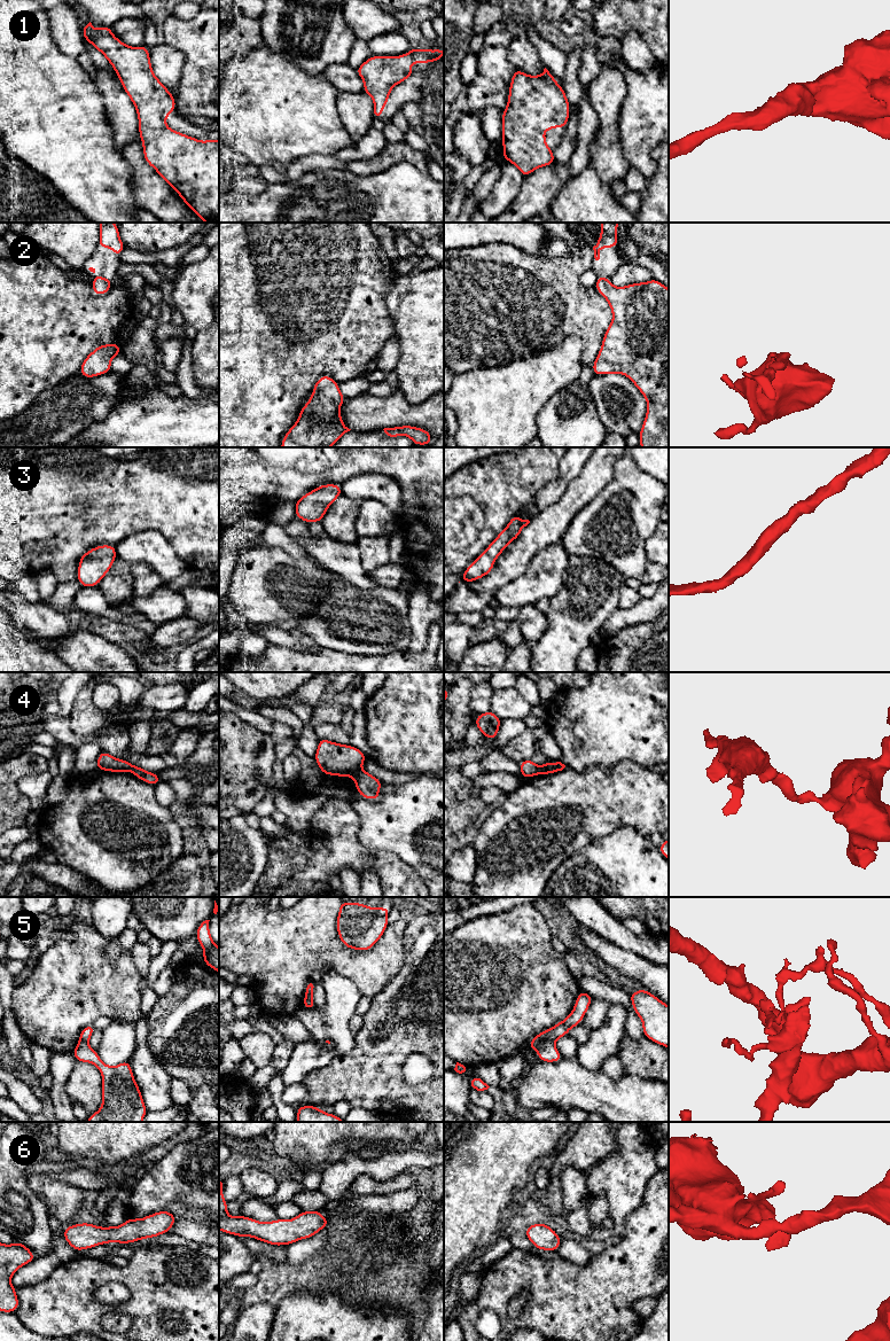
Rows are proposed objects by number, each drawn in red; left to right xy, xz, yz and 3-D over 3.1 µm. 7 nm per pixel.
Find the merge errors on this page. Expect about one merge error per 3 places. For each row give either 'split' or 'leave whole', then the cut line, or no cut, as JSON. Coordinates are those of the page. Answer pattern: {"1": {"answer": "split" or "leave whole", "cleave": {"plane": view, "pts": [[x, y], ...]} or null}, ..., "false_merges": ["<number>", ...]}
{"1": {"answer": "leave whole", "cleave": null}, "2": {"answer": "leave whole", "cleave": null}, "3": {"answer": "leave whole", "cleave": null}, "4": {"answer": "split", "cleave": {"plane": "xz", "pts": [[360, 769], [352, 776]]}}, "5": {"answer": "split", "cleave": {"plane": "yz", "pts": [[553, 1041], [544, 1041], [536, 1049]]}}, "6": {"answer": "leave whole", "cleave": null}, "false_merges": ["4", "5"]}

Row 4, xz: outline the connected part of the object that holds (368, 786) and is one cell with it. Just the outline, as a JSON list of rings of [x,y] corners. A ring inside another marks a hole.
[[[360,769],[353,775],[353,781],[361,797],[366,800],[378,800],[380,787],[383,785],[380,779]]]

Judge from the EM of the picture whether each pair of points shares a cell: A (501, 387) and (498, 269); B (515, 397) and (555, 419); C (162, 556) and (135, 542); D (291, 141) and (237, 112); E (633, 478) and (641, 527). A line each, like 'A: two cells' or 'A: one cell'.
A: two cells
B: two cells
C: one cell
D: one cell
E: one cell

